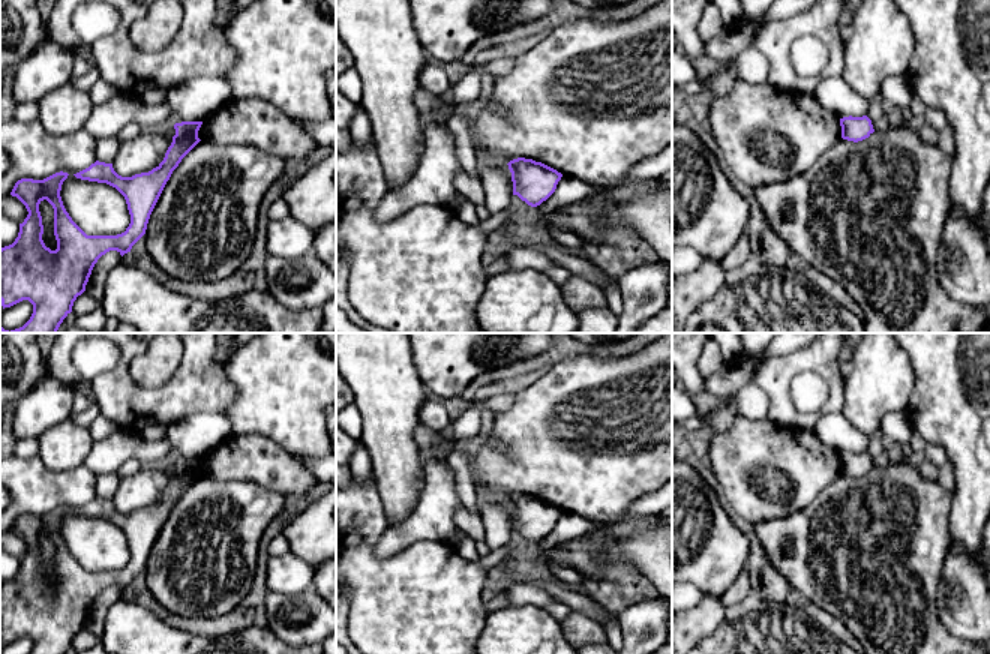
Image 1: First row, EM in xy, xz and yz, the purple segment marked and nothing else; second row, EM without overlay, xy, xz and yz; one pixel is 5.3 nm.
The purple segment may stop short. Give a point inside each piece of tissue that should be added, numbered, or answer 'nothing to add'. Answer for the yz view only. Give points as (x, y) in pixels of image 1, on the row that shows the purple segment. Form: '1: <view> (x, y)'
nothing to add

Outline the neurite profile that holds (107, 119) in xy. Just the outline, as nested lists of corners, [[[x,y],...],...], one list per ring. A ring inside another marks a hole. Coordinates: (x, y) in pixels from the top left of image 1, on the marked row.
[[[118,93],[94,105],[84,124],[94,141],[116,136],[126,124],[138,123],[144,130],[172,126],[174,117],[168,104],[144,105],[135,96]]]

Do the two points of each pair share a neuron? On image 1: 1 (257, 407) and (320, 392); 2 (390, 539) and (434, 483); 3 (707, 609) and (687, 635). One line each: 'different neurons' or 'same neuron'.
1: same neuron
2: same neuron
3: same neuron

